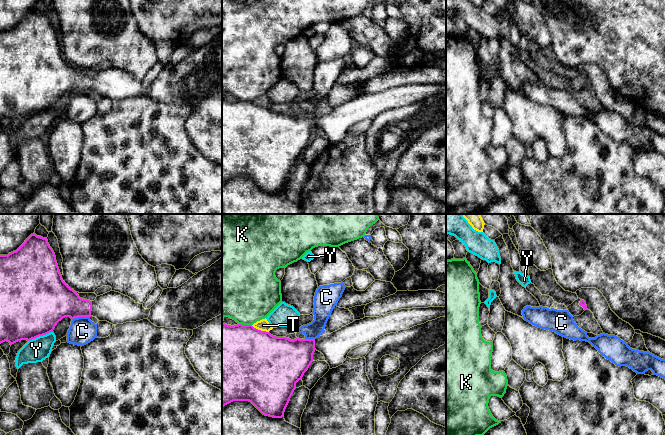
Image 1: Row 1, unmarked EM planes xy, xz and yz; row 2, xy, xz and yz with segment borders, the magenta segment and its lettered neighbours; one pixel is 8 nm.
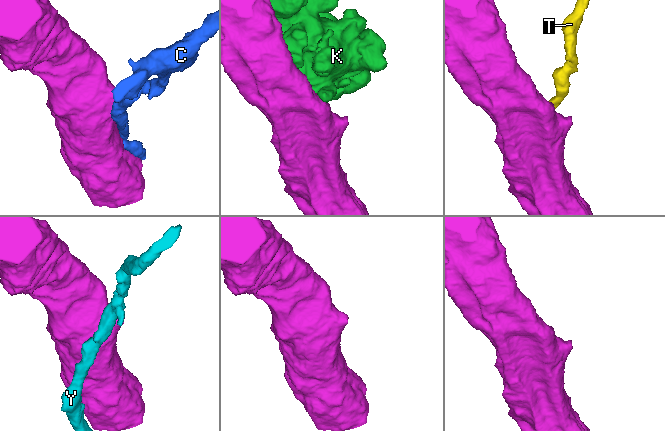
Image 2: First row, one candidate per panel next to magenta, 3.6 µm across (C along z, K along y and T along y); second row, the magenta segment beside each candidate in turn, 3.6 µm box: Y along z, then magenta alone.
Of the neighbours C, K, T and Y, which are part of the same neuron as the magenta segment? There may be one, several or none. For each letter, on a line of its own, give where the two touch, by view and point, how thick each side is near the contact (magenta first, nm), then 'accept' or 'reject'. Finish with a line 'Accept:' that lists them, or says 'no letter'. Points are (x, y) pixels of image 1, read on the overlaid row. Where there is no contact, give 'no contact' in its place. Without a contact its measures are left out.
C: xy (80, 316) | 320/220 nm | reject
K: xz (245, 325) | 500/460 nm | reject
T: xz (260, 330) | 500/90 nm | reject
Y: xy (40, 335) | 500/190 nm | reject
Accept: no letter

